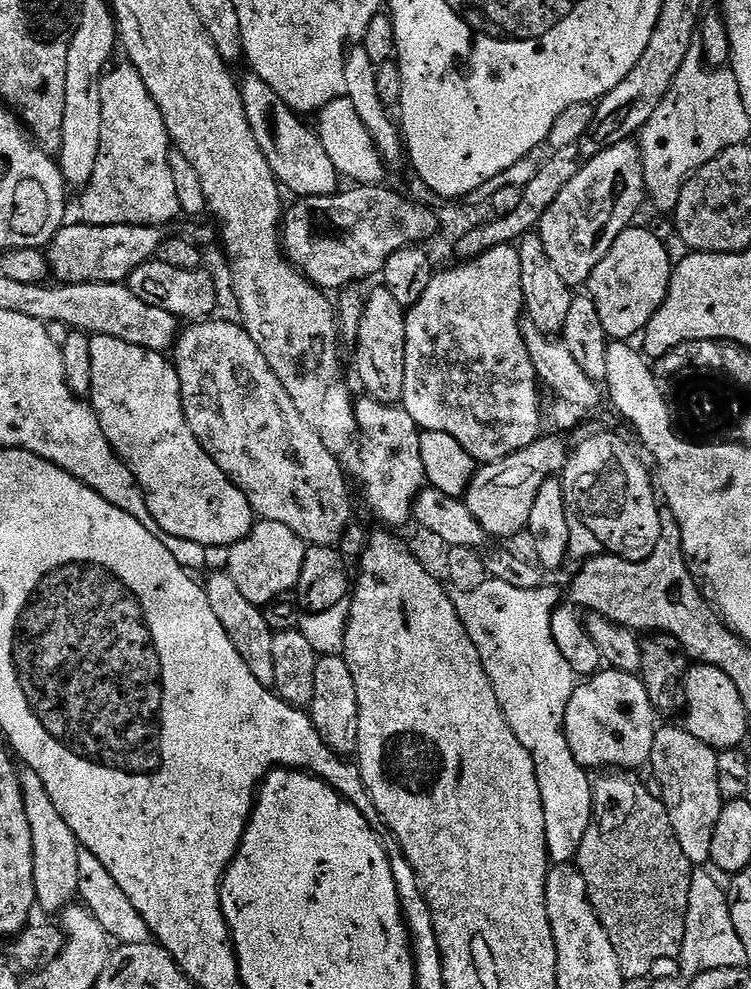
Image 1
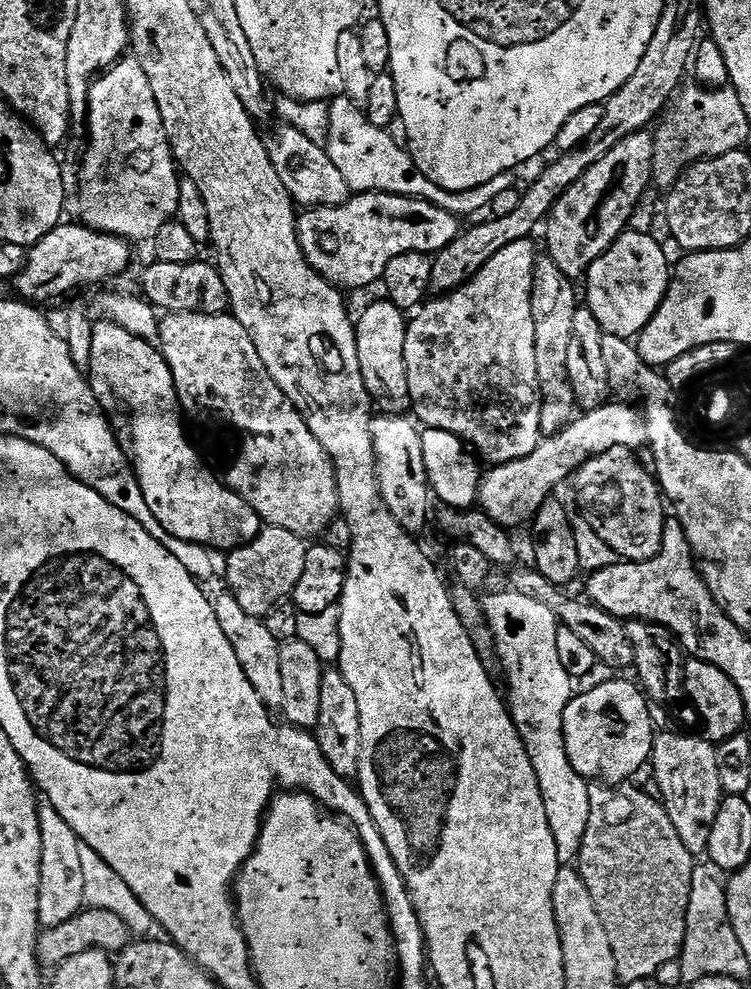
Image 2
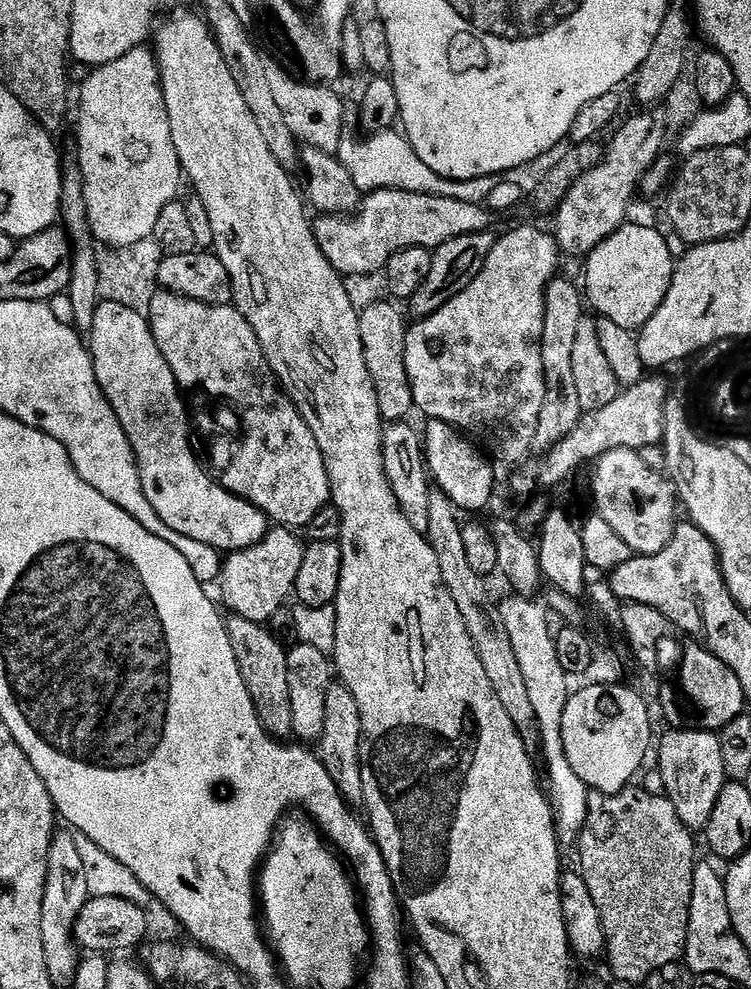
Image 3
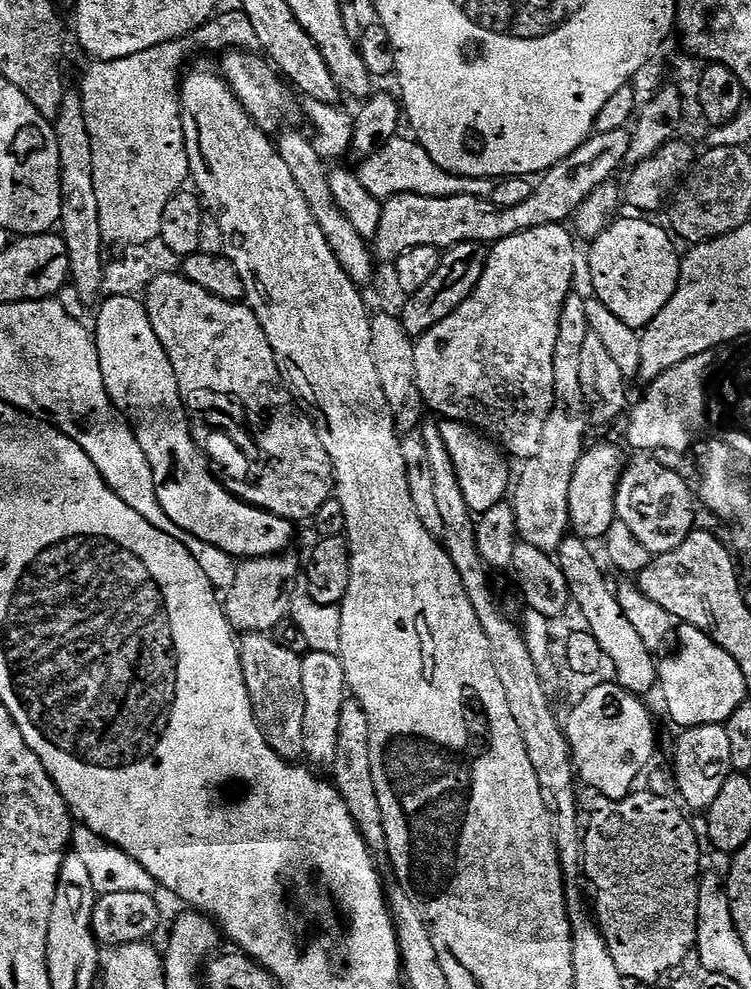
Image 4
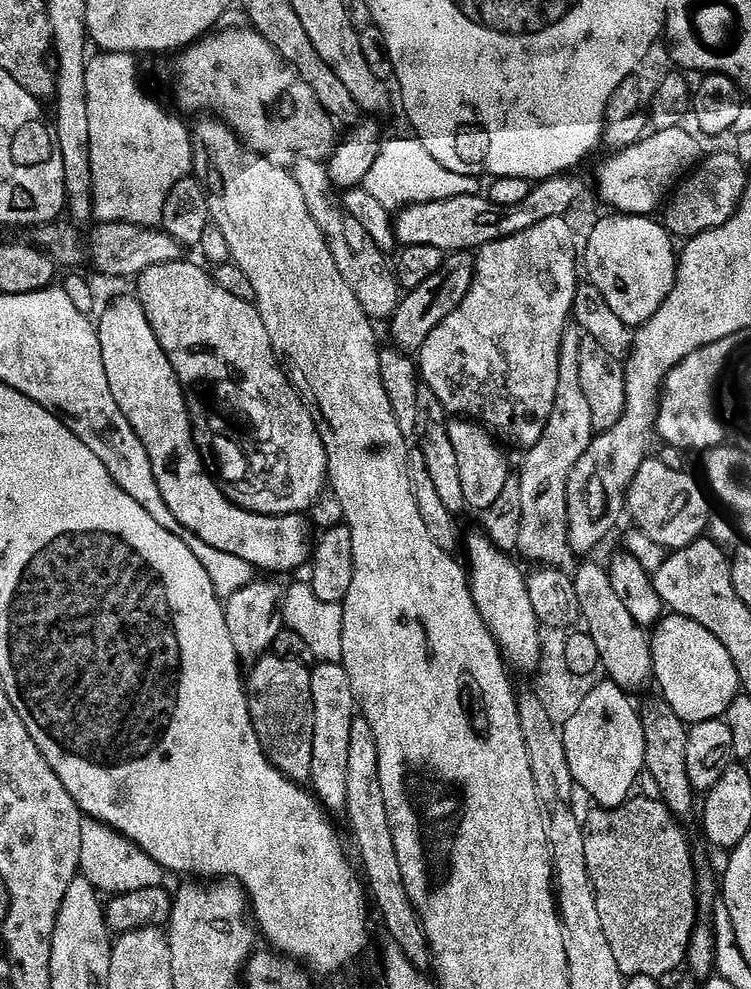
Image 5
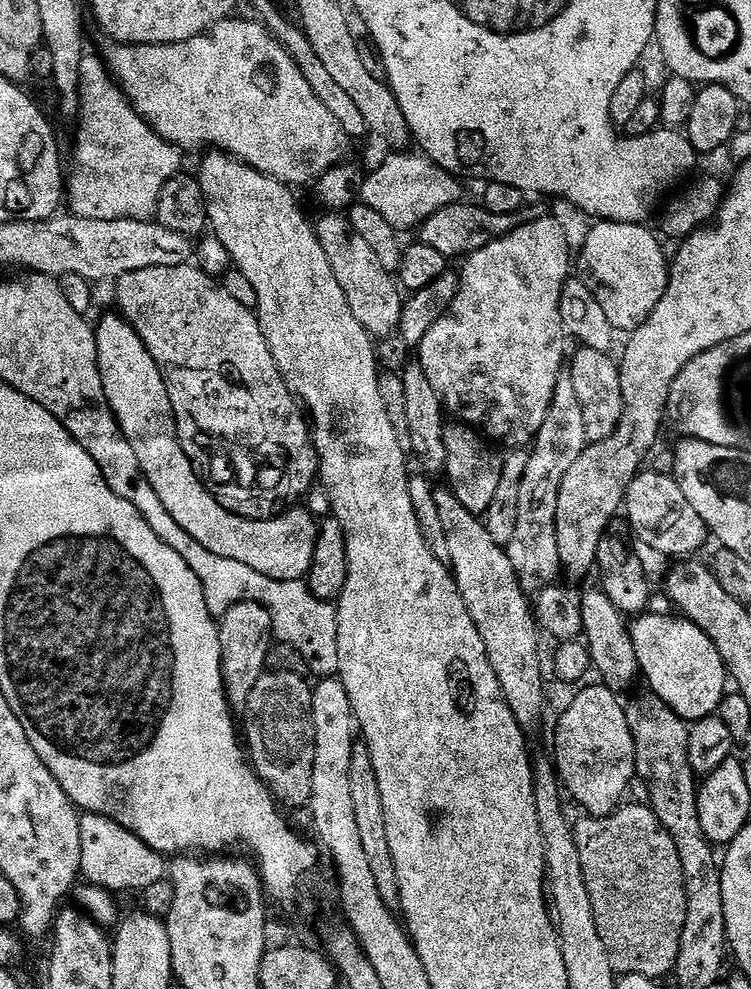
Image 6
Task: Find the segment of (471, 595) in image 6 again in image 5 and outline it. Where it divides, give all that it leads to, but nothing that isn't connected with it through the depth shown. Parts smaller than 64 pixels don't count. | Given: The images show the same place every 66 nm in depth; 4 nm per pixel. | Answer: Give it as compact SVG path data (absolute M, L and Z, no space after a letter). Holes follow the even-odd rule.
M472 536L469 538L468 564L466 560L466 568L470 573L470 587L472 589L472 597L476 603L476 609L480 611L480 617L484 619L484 624L487 626L489 634L495 638L501 657L511 667L513 664L520 672L534 673L539 666L542 625L536 619L534 608L530 606L525 573L523 571L520 573L515 562L506 553L499 552L498 549L494 548L484 536Z

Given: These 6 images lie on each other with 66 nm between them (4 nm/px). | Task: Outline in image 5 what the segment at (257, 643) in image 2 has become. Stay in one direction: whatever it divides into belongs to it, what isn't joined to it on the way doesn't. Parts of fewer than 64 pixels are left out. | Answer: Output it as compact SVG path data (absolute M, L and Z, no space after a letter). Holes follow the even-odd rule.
M264 654L251 665L252 673L246 676L248 713L256 731L258 742L264 751L264 759L273 764L286 778L297 782L308 782L312 778L312 695L310 694L311 671L296 660L283 660L280 656Z

